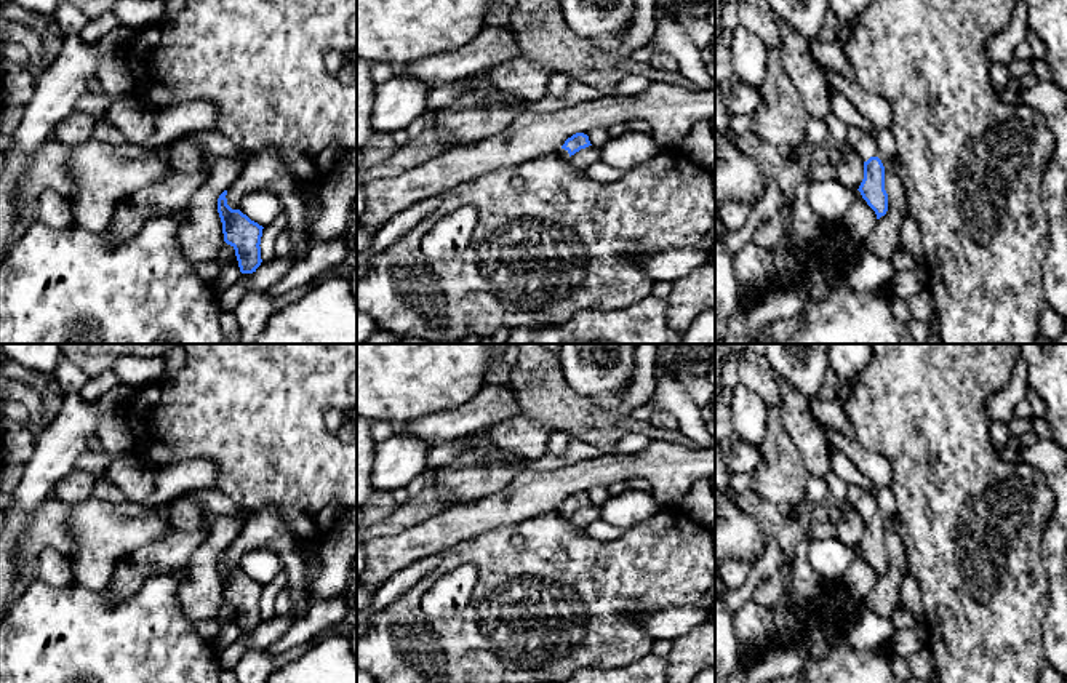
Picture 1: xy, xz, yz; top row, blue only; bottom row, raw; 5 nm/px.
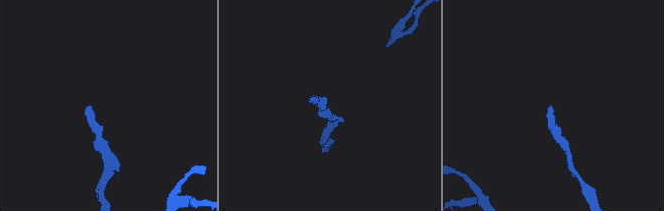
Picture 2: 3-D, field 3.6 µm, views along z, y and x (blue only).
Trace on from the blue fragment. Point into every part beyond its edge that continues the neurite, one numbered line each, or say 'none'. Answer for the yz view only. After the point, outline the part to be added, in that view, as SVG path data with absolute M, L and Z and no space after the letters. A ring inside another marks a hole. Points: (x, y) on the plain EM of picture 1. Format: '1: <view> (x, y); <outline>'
1: yz (867, 506); M864 493L864 496L856 504L856 510L862 520L867 520L870 515L878 515L881 521L885 520L885 515L872 493Z

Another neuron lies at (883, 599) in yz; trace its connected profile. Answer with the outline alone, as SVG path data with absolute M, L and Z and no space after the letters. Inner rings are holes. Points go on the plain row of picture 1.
M885 515L883 525L888 569L877 579L875 587L865 595L862 605L880 616L891 617L901 606L899 589L909 563L902 541L894 529L893 517Z

